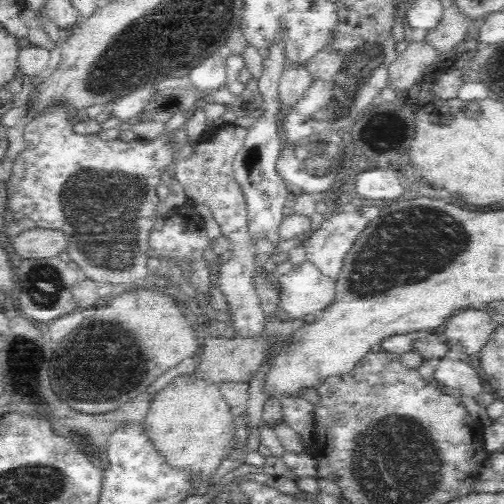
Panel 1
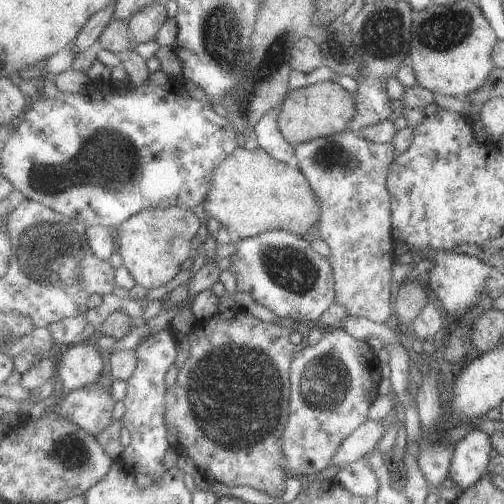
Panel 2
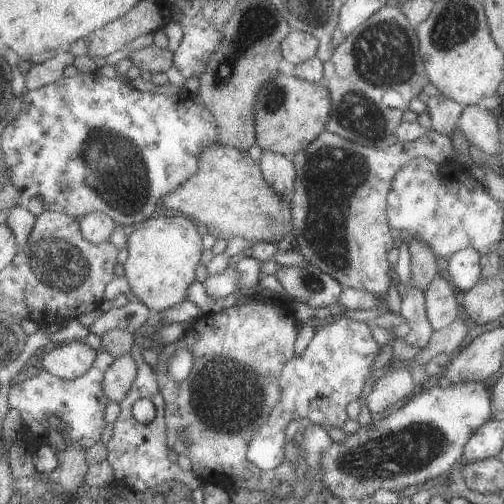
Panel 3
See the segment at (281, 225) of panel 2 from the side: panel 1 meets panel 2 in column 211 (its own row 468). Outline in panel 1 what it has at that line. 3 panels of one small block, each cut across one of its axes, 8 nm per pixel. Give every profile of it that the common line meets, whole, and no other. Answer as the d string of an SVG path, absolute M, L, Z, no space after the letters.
M180 374L170 382L172 392L156 392L152 396L144 428L158 452L166 456L168 464L188 468L200 482L208 482L218 466L236 450L236 424L218 384L206 382L208 388L204 388L202 380L186 376L188 374Z

